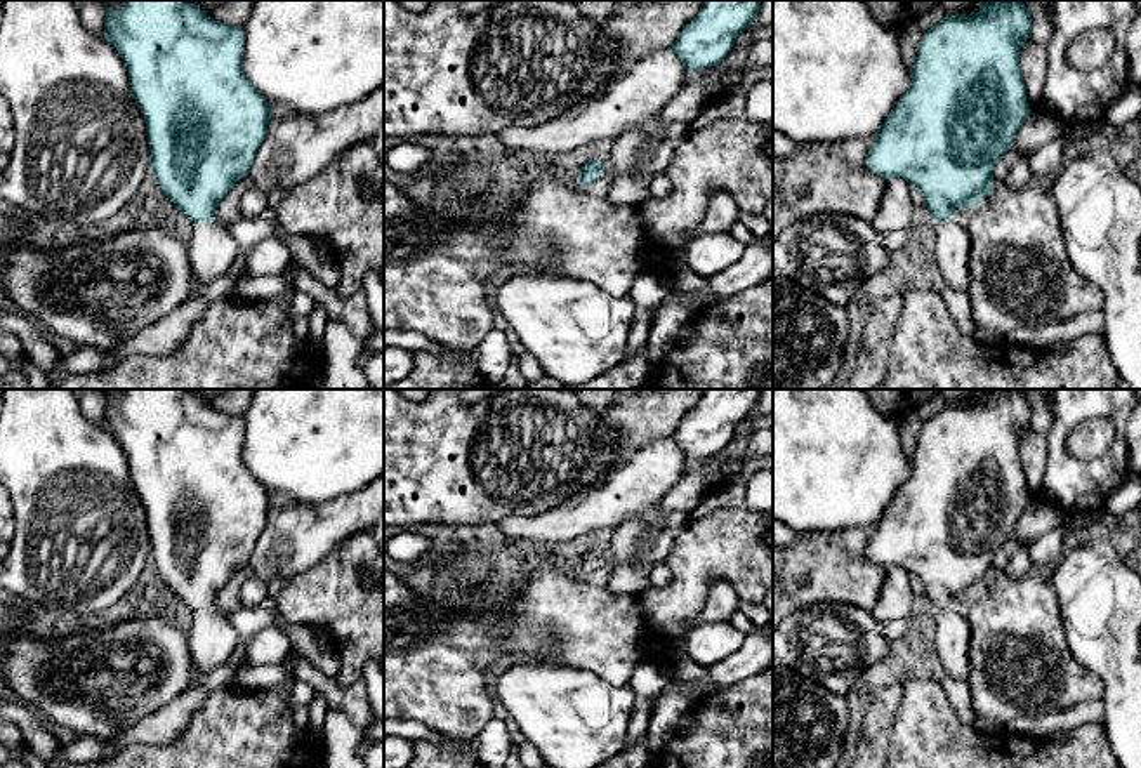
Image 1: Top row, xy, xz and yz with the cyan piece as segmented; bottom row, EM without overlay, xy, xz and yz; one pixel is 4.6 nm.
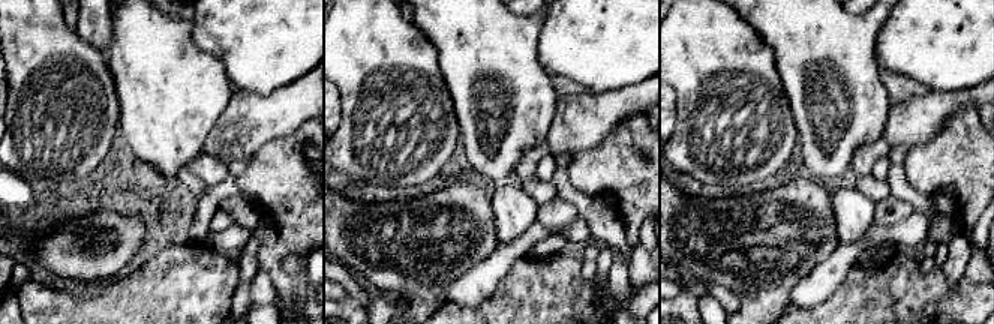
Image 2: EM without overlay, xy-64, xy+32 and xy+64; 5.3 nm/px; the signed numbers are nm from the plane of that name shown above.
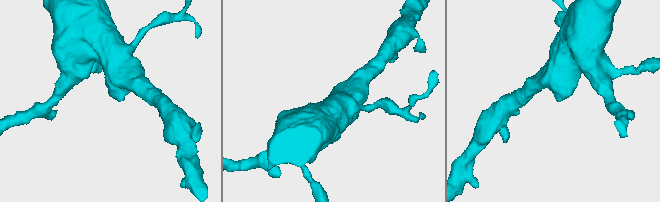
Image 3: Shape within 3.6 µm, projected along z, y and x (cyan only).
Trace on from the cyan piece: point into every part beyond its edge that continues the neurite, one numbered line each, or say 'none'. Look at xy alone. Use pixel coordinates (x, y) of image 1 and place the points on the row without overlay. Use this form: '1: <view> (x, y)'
1: xy (212, 640)

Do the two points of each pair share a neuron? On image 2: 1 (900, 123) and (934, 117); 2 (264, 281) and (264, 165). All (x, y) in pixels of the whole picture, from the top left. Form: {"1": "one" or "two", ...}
{"1": "one", "2": "two"}

